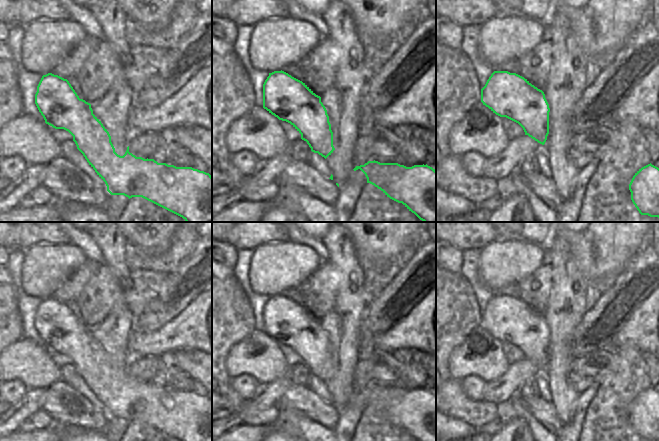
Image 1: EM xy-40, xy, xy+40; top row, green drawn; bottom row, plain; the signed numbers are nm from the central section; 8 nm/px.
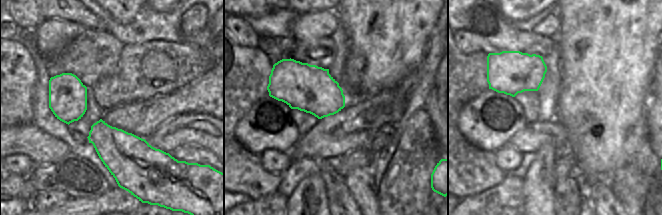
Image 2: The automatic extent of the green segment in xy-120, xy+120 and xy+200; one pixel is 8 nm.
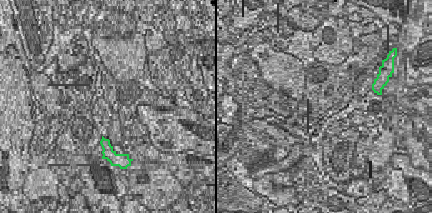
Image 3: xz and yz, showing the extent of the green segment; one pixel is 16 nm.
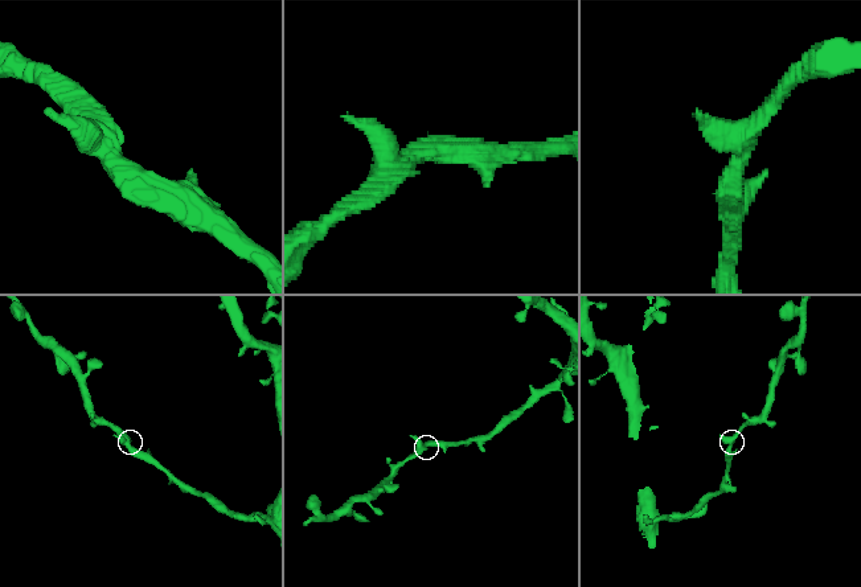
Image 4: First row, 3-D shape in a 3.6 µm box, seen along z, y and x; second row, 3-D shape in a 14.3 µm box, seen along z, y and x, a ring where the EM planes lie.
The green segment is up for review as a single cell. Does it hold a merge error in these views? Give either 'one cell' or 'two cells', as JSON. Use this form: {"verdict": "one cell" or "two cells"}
{"verdict": "one cell"}

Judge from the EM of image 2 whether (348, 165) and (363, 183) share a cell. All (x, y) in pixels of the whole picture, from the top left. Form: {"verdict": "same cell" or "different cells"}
{"verdict": "different cells"}

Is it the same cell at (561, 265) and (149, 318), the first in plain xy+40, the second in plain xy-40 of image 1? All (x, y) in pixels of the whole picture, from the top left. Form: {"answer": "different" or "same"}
{"answer": "different"}

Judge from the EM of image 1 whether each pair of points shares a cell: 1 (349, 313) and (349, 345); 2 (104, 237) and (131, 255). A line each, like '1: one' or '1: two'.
1: one
2: two

